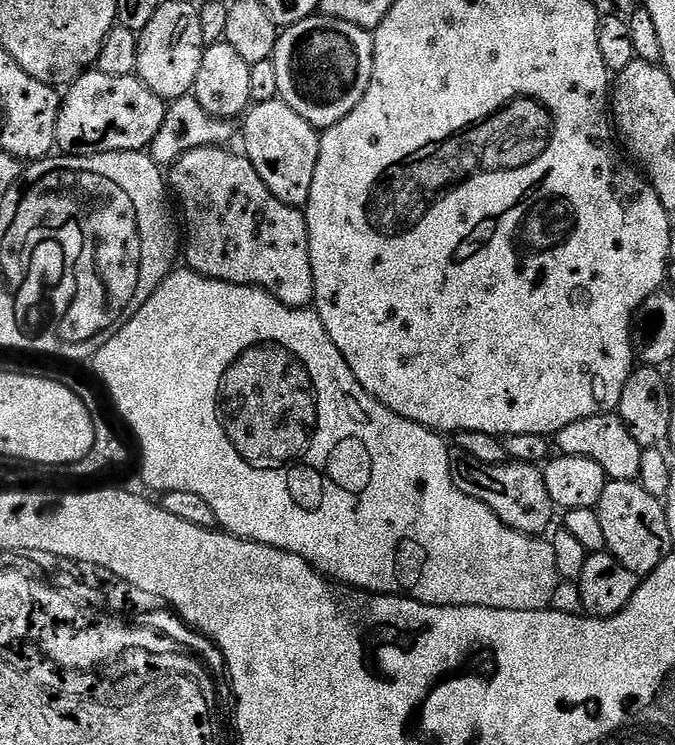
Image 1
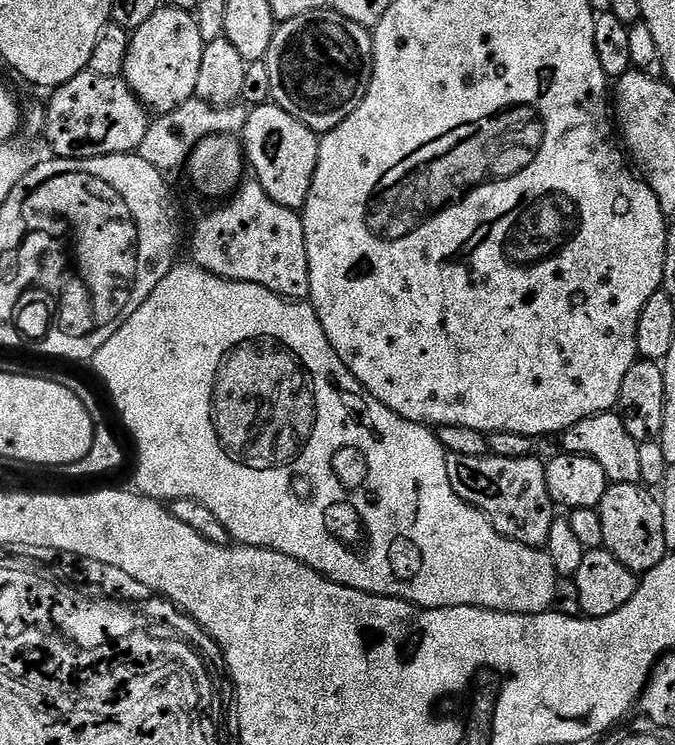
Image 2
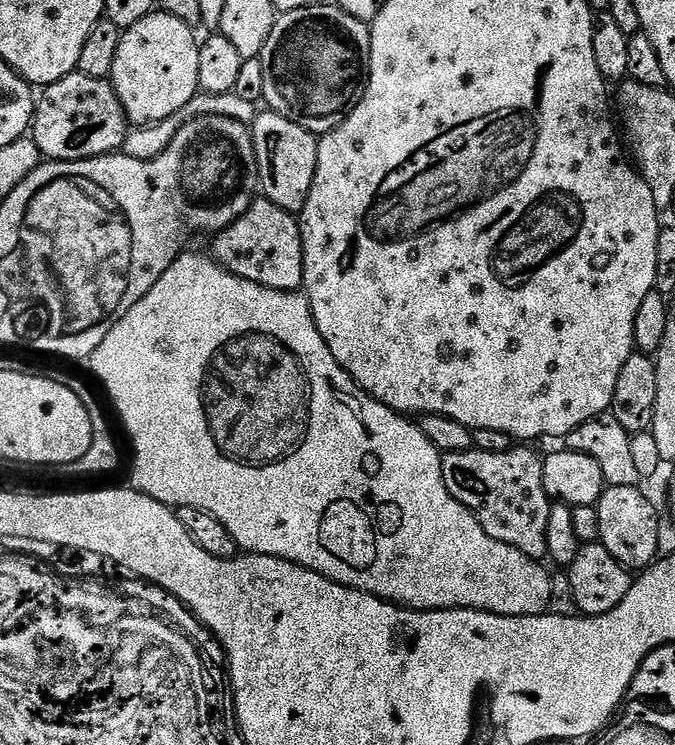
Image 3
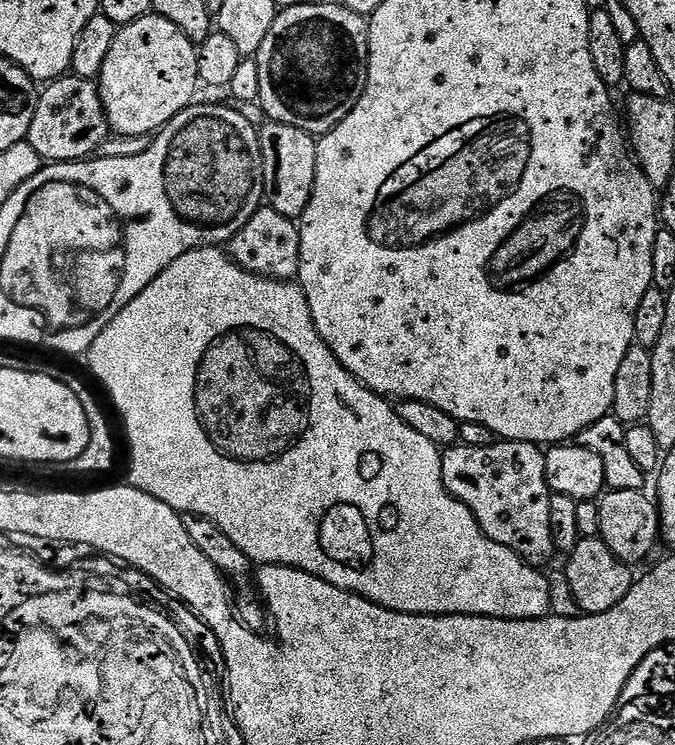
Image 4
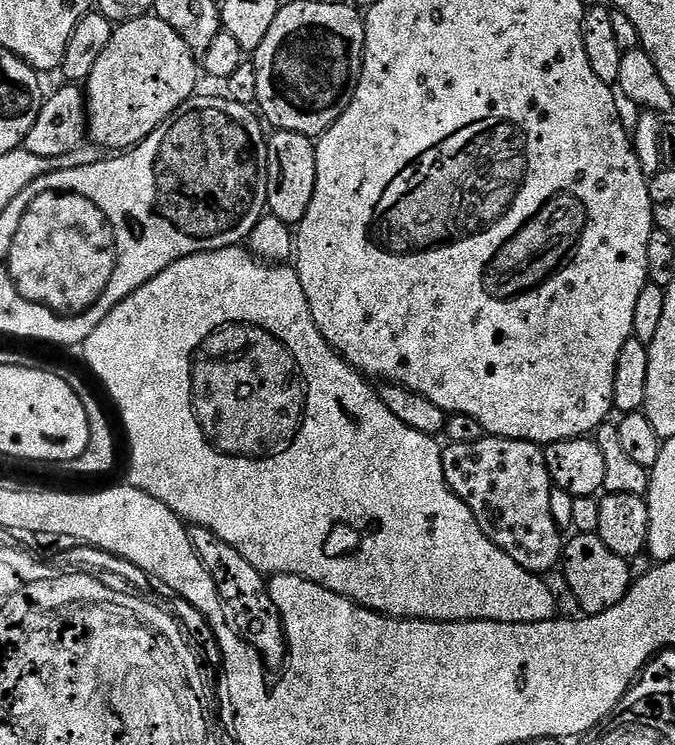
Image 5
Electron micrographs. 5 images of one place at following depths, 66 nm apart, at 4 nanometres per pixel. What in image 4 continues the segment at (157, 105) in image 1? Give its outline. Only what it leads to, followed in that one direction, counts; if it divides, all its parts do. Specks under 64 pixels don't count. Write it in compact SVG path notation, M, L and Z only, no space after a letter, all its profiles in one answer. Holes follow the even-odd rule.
M65 74L43 85L36 101L34 122L30 122L27 142L44 162L87 160L109 136L108 119L96 80Z

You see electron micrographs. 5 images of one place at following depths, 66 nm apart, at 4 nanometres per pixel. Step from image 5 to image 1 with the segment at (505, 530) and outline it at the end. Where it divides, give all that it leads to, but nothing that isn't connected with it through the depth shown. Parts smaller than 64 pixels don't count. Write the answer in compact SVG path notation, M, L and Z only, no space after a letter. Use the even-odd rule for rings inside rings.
M455 446L449 449L448 457L450 458L450 478L454 478L454 486L458 486L462 494L470 494L470 498L478 498L478 502L490 506L490 510L494 510L494 514L498 514L498 518L502 518L502 522L510 526L510 530L518 530L533 538L545 535L544 531L552 524L554 505L550 498L550 490L546 490L546 478L537 465L515 462L488 465Z

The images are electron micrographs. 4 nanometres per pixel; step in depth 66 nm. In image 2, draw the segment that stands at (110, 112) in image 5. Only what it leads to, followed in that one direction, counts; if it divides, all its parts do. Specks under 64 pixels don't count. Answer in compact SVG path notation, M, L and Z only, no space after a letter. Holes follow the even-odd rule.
M161 6L154 14L150 14L150 18L146 18L146 22L142 22L142 26L135 28L131 37L122 79L128 83L133 94L144 103L145 108L161 114L172 111L182 106L188 99L195 97L205 42L199 34L199 22L192 12Z

